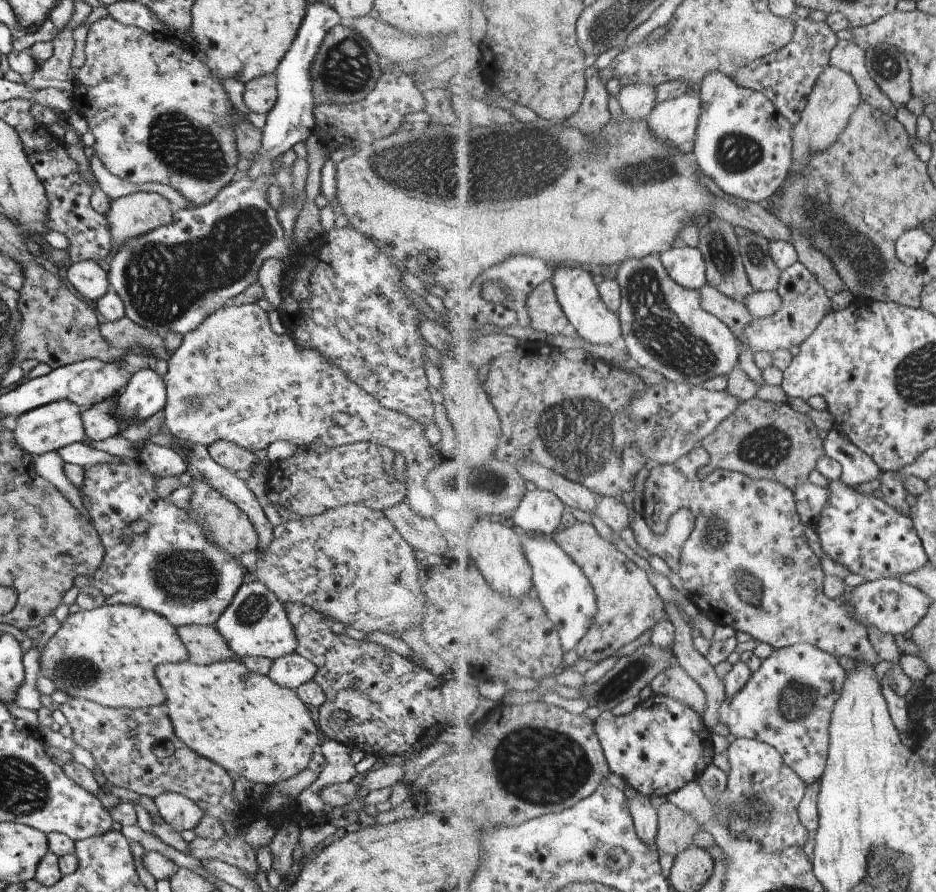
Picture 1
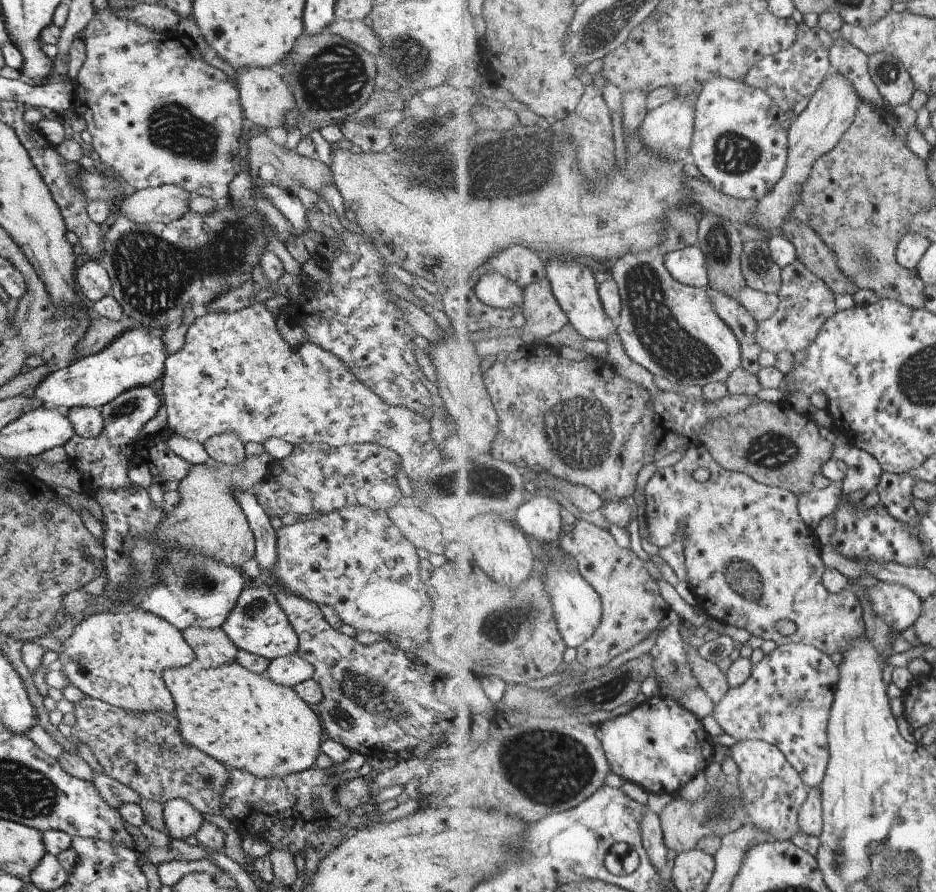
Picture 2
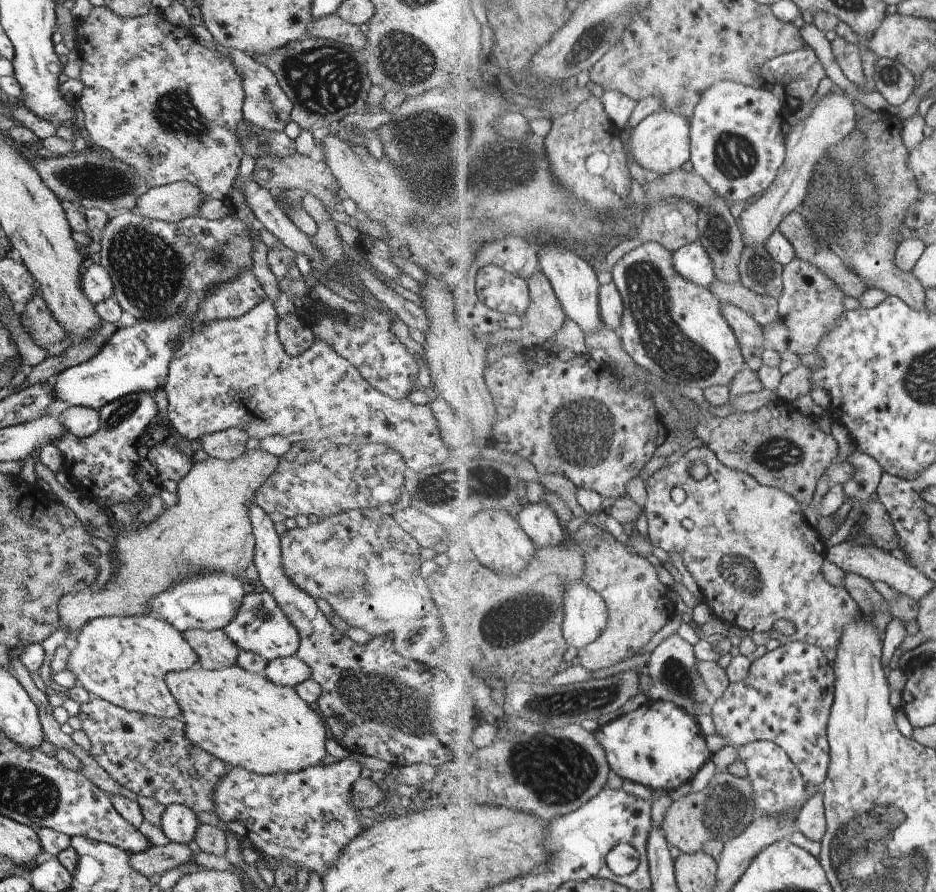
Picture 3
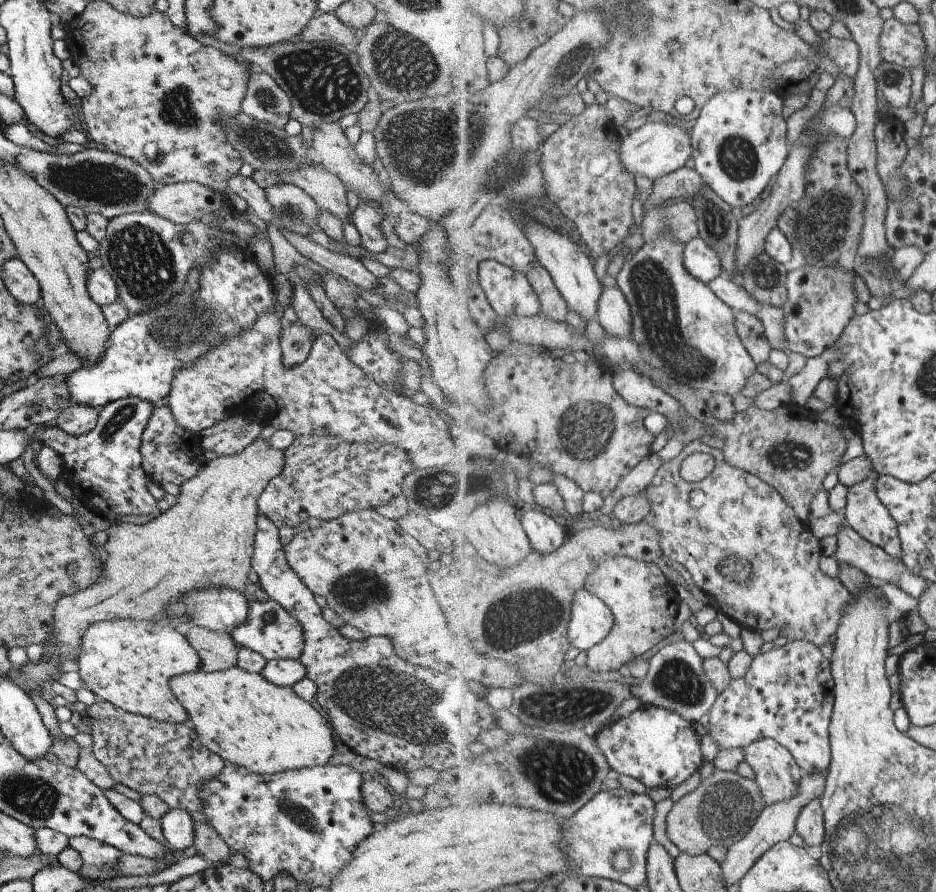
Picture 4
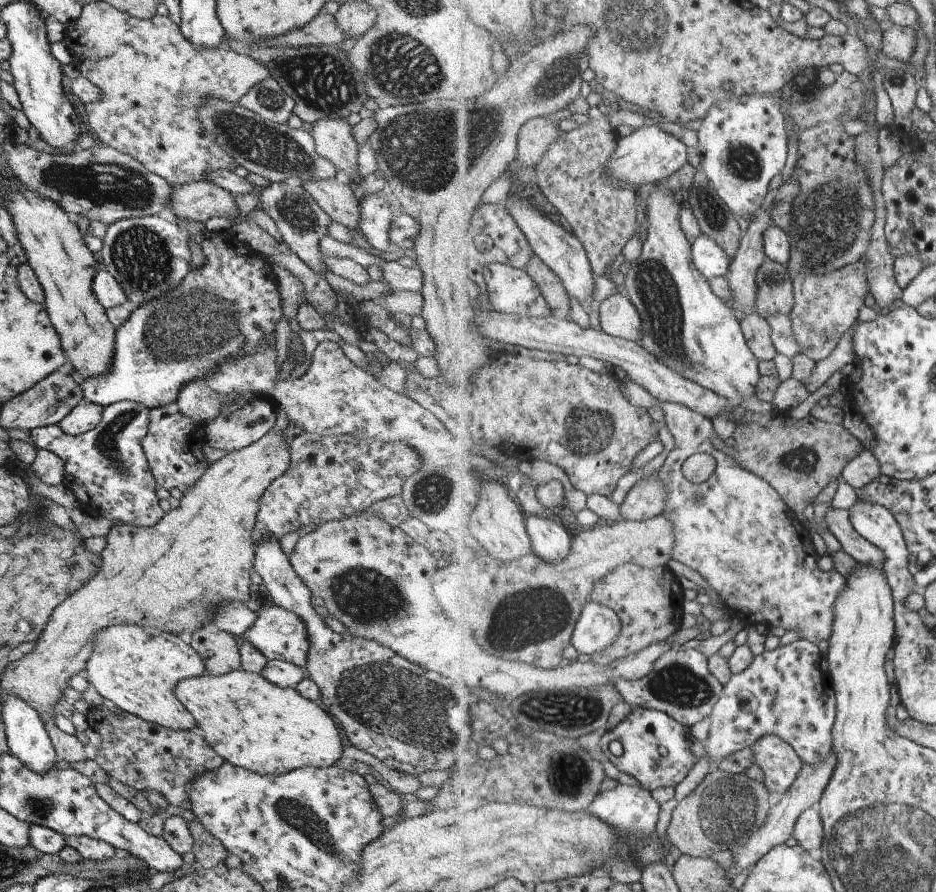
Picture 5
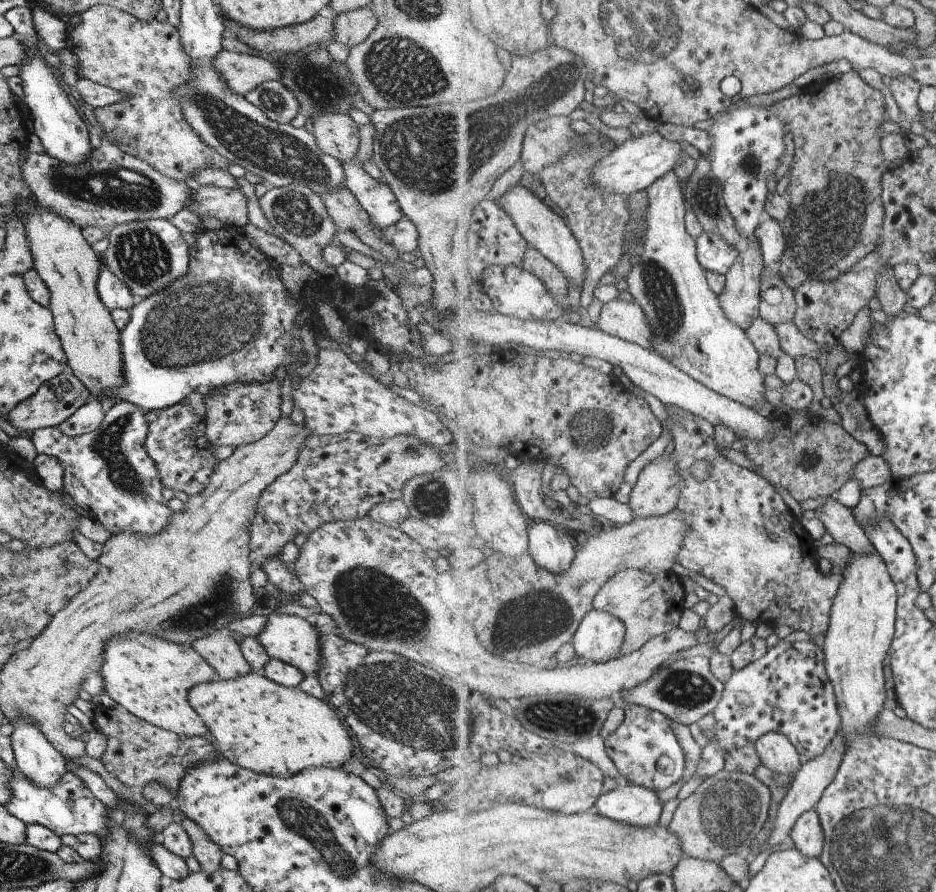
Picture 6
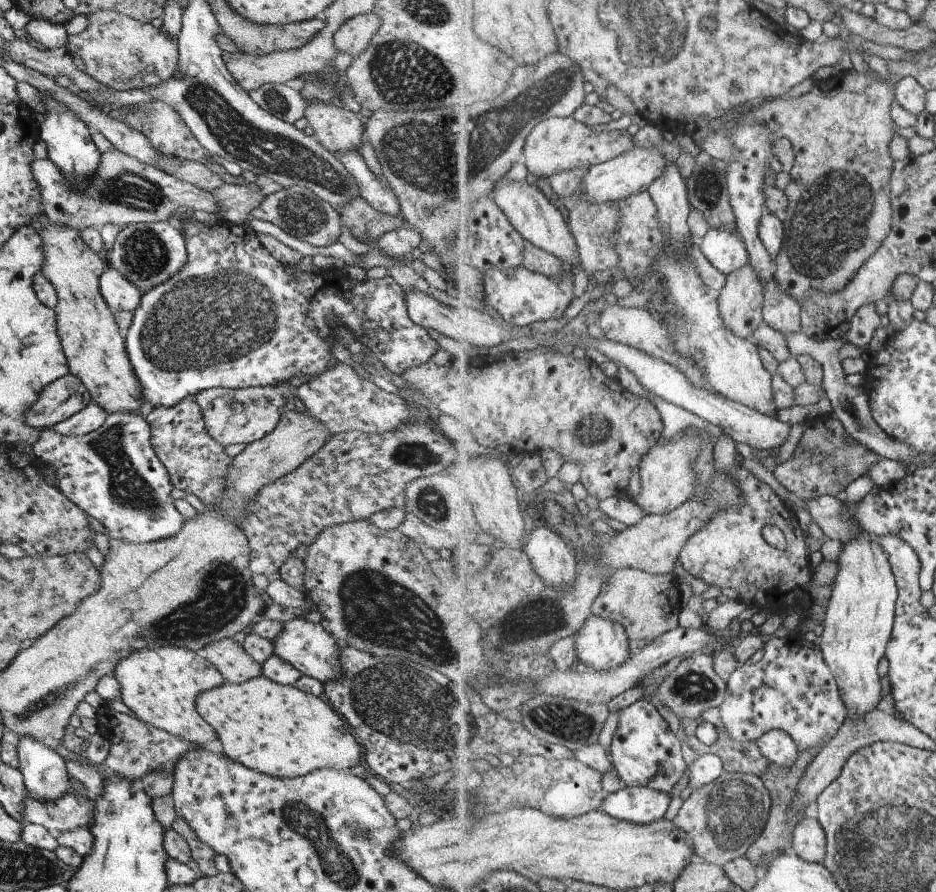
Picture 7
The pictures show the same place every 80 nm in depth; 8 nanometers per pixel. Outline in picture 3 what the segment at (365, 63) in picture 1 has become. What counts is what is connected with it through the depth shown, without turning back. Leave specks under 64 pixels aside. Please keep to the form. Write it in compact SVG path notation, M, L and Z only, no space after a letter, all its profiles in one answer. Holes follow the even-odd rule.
M303 36L297 41L291 41L265 54L253 53L250 56L255 62L268 68L277 79L278 85L291 102L290 120L300 129L317 130L331 128L345 116L353 112L364 112L369 109L366 105L367 91L371 86L364 66L360 49L327 39Z

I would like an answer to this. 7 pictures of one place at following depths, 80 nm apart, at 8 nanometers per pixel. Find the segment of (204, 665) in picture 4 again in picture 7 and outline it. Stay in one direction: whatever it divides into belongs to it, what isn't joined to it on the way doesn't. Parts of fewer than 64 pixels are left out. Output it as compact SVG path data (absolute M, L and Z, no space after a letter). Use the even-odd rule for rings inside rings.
M232 638L206 644L199 654L215 666L225 683L239 684L262 674L258 662Z

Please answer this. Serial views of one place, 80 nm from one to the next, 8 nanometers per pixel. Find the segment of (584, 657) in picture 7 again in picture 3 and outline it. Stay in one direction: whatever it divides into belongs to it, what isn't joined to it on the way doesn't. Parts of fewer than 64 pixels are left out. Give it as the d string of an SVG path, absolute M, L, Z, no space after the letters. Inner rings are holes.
M582 580L566 587L564 609L566 641L579 650L595 642L609 622L605 599Z

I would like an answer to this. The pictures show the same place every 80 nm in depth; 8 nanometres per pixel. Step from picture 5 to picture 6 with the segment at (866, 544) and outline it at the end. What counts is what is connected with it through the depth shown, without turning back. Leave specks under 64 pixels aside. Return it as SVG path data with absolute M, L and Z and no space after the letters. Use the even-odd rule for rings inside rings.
M832 497L815 509L815 516L822 521L827 533L835 542L848 546L853 553L875 551L874 544L856 519L851 508Z

